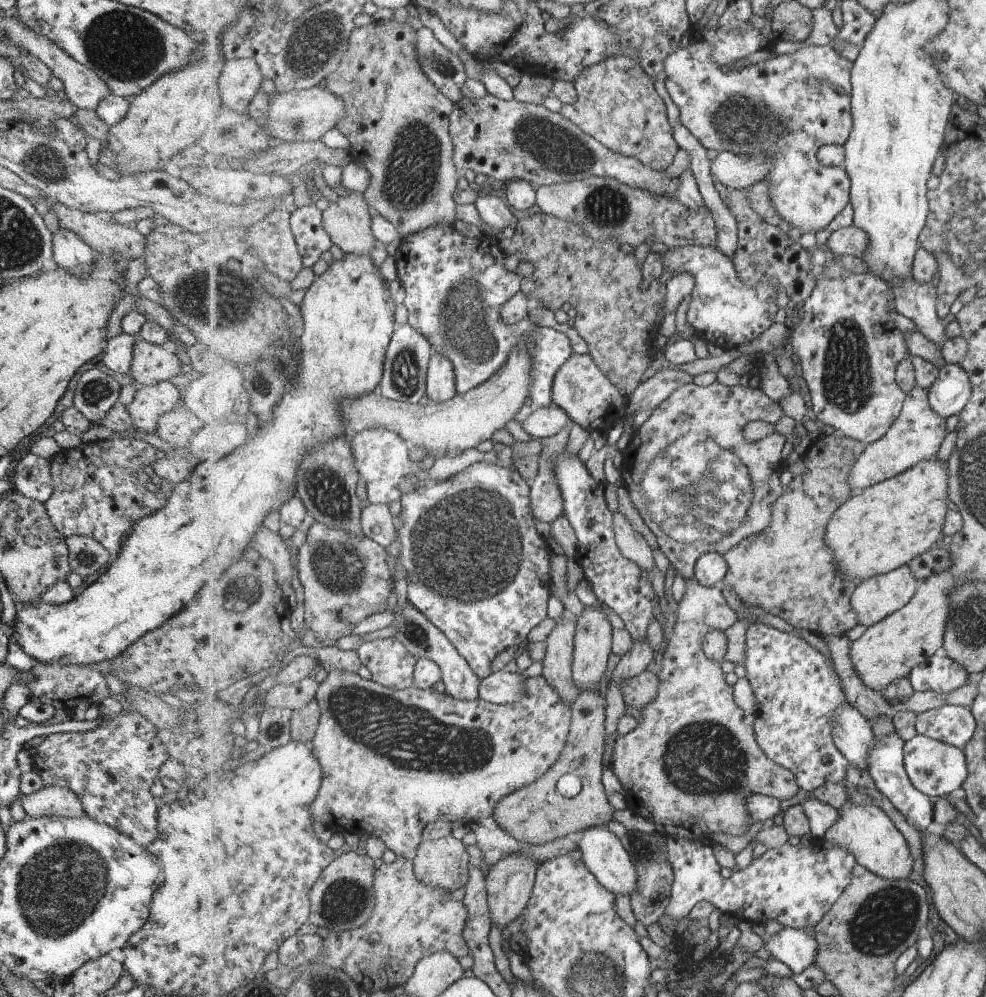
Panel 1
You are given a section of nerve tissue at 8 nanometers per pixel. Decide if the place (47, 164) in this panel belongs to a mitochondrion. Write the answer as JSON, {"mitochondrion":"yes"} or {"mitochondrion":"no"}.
{"mitochondrion":"yes"}

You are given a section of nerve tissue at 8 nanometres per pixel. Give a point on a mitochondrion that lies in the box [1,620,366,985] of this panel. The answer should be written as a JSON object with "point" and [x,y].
{"point":[60,887]}

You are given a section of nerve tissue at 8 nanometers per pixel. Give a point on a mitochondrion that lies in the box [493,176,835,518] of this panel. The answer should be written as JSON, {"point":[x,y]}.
{"point":[606,207]}

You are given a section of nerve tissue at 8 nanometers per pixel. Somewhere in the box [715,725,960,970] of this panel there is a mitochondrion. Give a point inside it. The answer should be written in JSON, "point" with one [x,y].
{"point":[880,925]}

